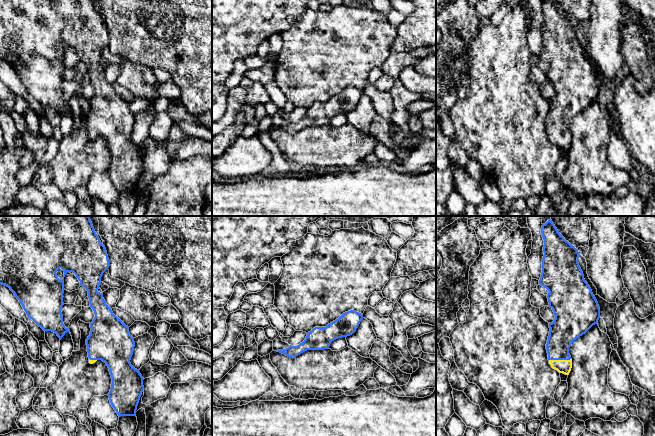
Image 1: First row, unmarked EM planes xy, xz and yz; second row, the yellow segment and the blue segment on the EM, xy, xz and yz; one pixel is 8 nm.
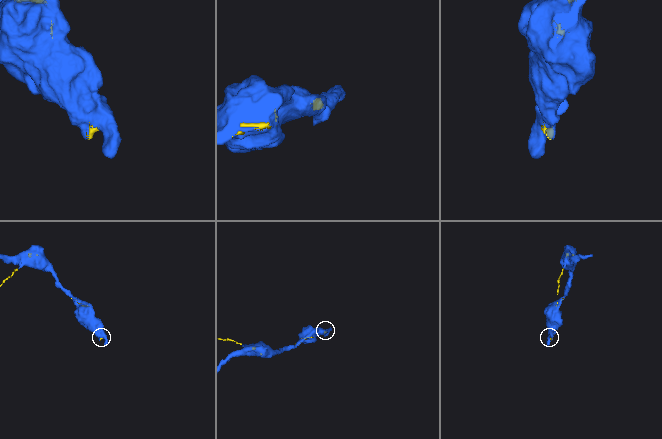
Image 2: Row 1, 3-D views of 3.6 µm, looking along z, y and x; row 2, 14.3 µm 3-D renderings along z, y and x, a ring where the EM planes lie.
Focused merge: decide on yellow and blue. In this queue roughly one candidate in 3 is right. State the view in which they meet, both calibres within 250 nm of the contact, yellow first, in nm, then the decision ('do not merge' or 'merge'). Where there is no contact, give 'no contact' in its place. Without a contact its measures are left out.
meets yellow in yz; 110 nm thick on the yellow side, 220 nm on the other; merge

